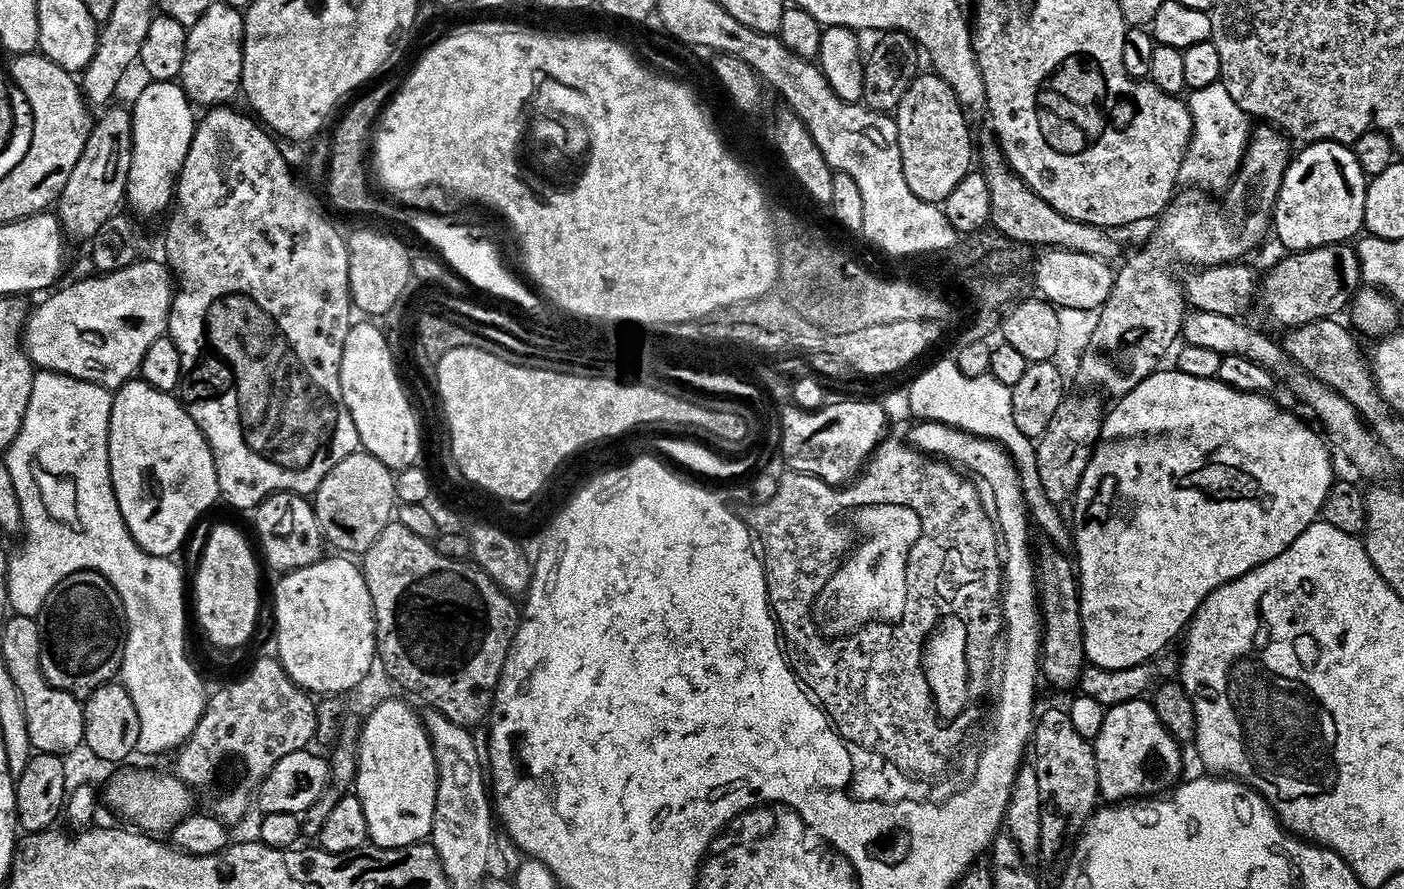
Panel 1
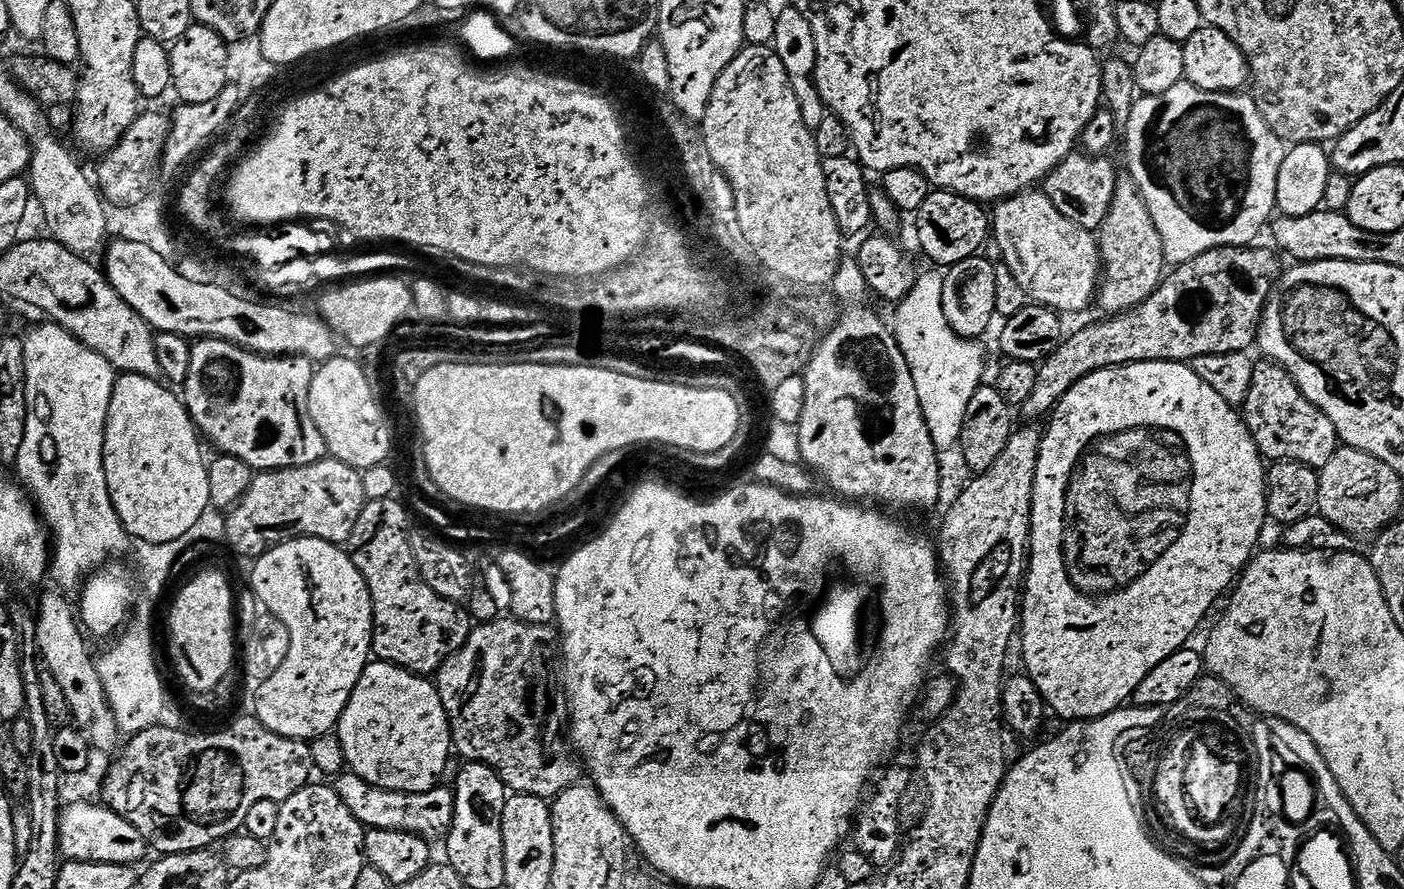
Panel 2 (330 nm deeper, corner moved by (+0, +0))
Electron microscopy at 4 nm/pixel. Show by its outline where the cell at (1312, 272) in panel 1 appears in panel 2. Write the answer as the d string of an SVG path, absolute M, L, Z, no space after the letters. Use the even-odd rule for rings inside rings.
M1245 246L1242 248L1215 248L1206 254L1202 254L1198 258L1194 258L1185 264L1177 264L1165 275L1159 286L1154 290L1154 294L1150 294L1150 298L1146 298L1146 302L1142 302L1138 306L1134 306L1128 312L1109 315L1108 320L1100 320L1097 324L1088 324L1085 328L1080 328L1076 333L1069 335L1067 338L1060 341L1060 345L1053 350L1050 355L1043 360L1037 367L1037 381L1034 382L1034 390L1030 396L1026 398L1024 404L1019 405L1018 412L1025 416L1025 421L1040 422L1049 415L1059 404L1060 400L1066 393L1075 386L1082 378L1086 378L1090 374L1094 374L1098 370L1106 370L1107 368L1121 368L1123 364L1137 364L1138 362L1154 362L1155 360L1175 360L1177 362L1191 362L1200 356L1206 354L1230 354L1231 352L1248 352L1249 349L1257 343L1258 329L1261 320L1264 318L1264 310L1268 307L1268 301L1273 295L1274 289L1277 287L1278 281L1282 275L1282 267L1280 268L1281 257L1277 255L1271 247L1256 248L1257 246Z

